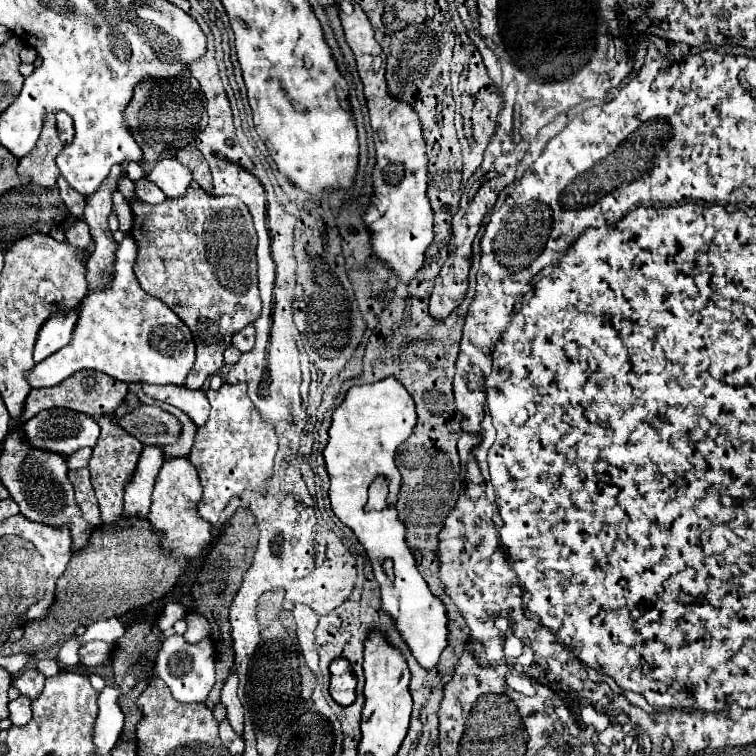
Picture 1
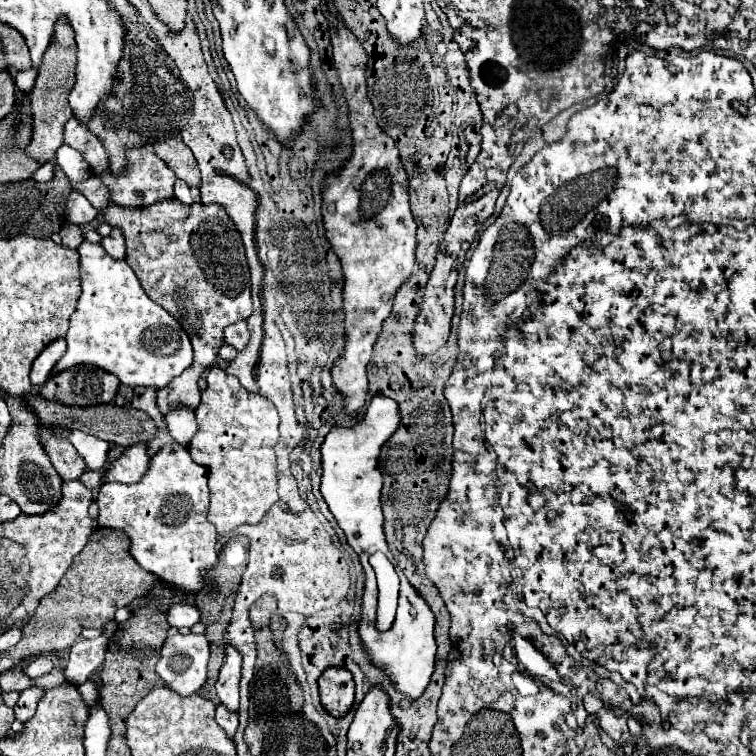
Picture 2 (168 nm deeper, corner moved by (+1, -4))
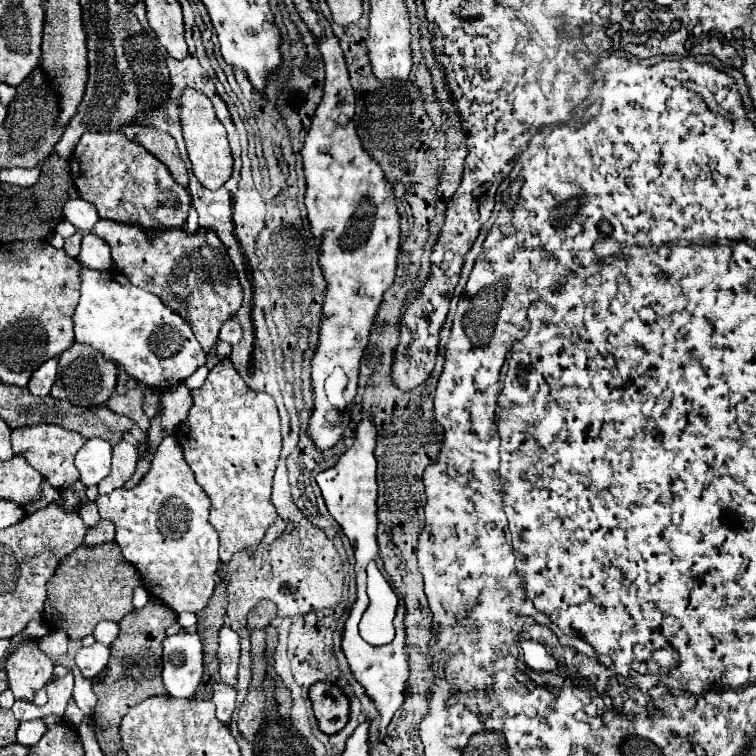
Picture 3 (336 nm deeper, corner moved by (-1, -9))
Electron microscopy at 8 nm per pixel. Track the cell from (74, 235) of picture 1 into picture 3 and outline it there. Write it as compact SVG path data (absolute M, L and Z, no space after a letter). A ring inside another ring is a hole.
M75 233L73 237L69 237L69 239L65 239L65 253L69 255L69 257L77 257L79 255L79 247L81 247L81 233Z

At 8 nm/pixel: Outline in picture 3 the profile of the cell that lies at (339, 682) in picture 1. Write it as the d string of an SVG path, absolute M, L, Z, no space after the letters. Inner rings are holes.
M319 681L311 685L309 699L313 701L313 713L323 733L335 735L345 727L349 719L349 699L339 687Z

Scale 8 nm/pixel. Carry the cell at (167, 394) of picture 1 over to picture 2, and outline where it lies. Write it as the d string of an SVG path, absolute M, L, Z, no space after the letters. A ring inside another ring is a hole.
M177 406L171 412L165 414L165 422L171 430L171 436L175 442L187 446L191 442L191 438L197 434L199 426L197 426L197 418L195 418L195 410L191 410L191 406Z

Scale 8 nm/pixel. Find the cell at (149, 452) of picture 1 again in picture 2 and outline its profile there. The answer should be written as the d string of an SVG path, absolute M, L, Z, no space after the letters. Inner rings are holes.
M145 444L129 446L123 458L115 460L111 470L105 474L105 482L119 482L119 484L137 484L145 472L149 470L149 450Z

